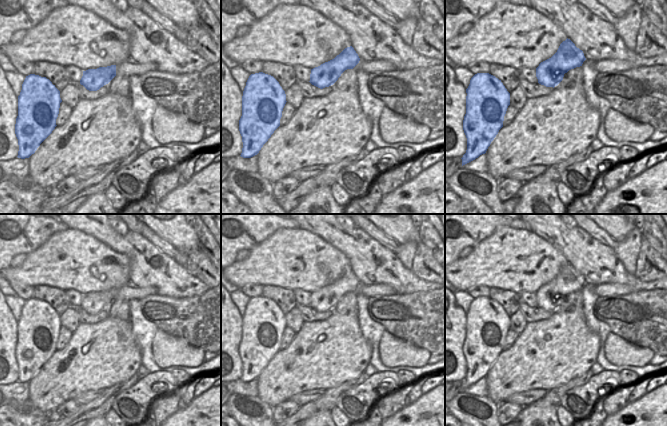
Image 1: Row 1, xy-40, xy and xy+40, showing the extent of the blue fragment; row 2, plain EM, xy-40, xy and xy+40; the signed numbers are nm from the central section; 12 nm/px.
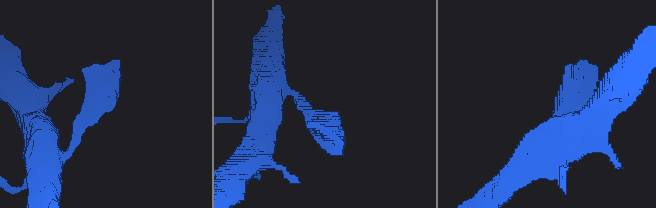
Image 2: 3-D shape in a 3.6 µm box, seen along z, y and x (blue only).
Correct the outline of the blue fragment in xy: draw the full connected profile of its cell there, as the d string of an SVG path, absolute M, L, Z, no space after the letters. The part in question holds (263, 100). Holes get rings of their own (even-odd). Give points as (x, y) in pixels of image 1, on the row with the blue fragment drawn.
M263 72L249 76L243 91L239 120L243 142L241 157L251 158L259 153L280 126L286 102L285 91L273 76Z

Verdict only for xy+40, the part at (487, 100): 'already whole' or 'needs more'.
already whole

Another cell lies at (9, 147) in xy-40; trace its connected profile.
M0 66L0 161L9 161L18 156L19 145L15 134L18 116L18 98Z

